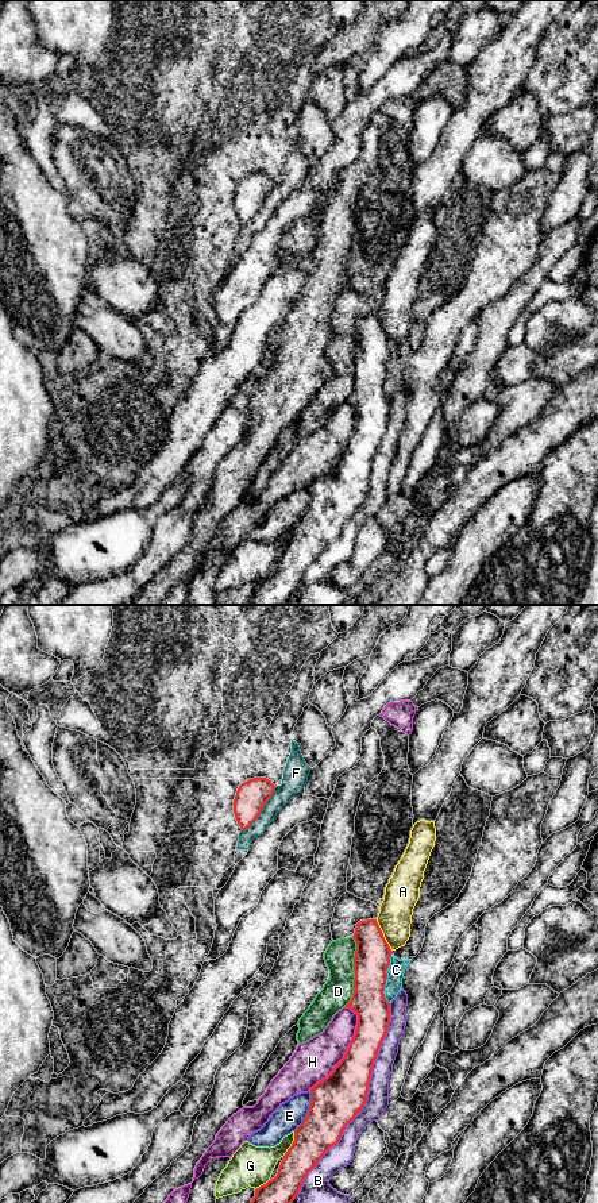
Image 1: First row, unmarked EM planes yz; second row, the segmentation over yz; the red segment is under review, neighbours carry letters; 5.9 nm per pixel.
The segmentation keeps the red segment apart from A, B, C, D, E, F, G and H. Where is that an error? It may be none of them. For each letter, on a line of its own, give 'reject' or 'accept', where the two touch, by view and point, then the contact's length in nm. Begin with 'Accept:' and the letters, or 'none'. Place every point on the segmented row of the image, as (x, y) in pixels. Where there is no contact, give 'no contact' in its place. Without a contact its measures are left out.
Accept: none
A: reject; contact yz (382, 934); length 200 nm
B: reject; contact yz (366, 1099); length 1250 nm
C: reject; contact yz (385, 980); length 280 nm
D: reject; contact yz (355, 972); length 420 nm
E: reject; contact yz (308, 1111); length 260 nm
F: reject; contact yz (261, 810); length 340 nm
G: reject; contact yz (292, 1144); length 170 nm
H: reject; contact yz (347, 1049); length 550 nm

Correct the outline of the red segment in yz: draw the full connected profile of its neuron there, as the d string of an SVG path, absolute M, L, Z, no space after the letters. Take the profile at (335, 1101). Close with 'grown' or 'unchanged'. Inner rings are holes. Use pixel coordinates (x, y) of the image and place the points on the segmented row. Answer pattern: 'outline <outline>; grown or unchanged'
outline M377 919L358 922L352 938L356 942L354 994L346 1007L358 1014L355 1034L340 1063L325 1079L310 1088L306 1118L294 1130L294 1141L285 1153L277 1176L255 1189L251 1203L292 1203L308 1172L317 1165L331 1146L339 1142L346 1126L360 1113L367 1100L373 1065L390 1023L390 1003L383 991L391 949Z; unchanged

